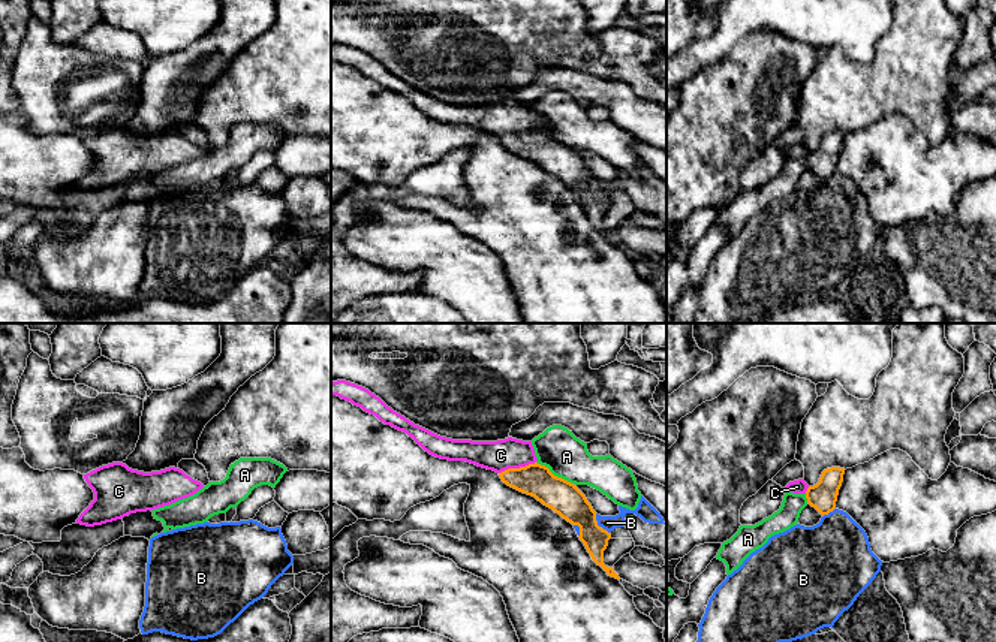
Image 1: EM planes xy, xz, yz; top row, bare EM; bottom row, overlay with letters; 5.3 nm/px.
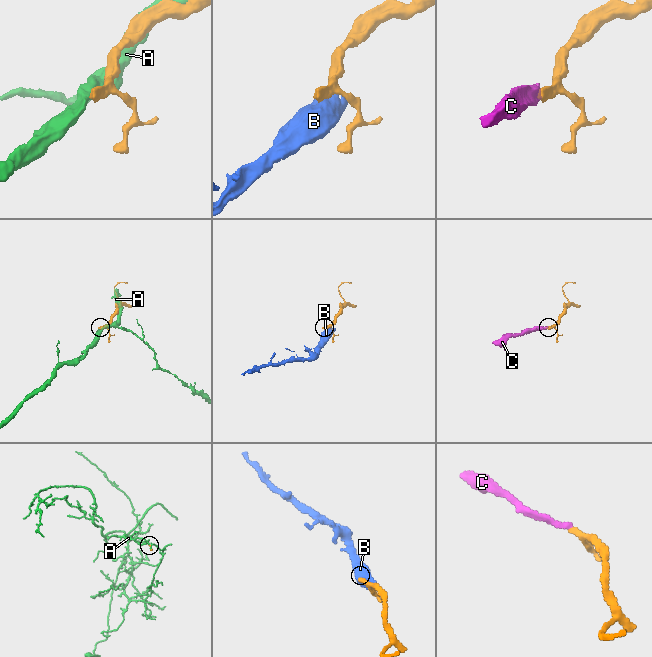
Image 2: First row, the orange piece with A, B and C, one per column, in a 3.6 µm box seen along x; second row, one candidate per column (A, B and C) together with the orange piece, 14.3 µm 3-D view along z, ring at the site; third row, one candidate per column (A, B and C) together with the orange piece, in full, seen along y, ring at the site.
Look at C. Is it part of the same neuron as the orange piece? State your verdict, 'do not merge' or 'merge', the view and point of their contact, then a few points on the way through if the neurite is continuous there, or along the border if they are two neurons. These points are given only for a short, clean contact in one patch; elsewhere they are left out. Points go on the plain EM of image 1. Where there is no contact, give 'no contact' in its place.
merge; contact xz (517, 133); way xz (533, 144), (517, 133), (500, 120)

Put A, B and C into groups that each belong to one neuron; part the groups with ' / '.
A / B / C

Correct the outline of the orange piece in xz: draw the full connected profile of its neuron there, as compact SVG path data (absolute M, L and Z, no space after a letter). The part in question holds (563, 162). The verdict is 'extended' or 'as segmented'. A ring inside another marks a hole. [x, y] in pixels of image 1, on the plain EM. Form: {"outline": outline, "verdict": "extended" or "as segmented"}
{"outline": "M331 45L331 60L350 66L374 79L385 90L406 97L430 120L448 126L466 126L496 136L508 151L535 162L572 190L580 192L580 205L592 224L608 241L620 244L613 232L604 229L604 215L611 198L598 190L596 177L577 150L554 141L548 132L538 129L532 106L512 102L497 106L452 105L415 90L388 72L368 54L346 45Z", "verdict": "extended"}

